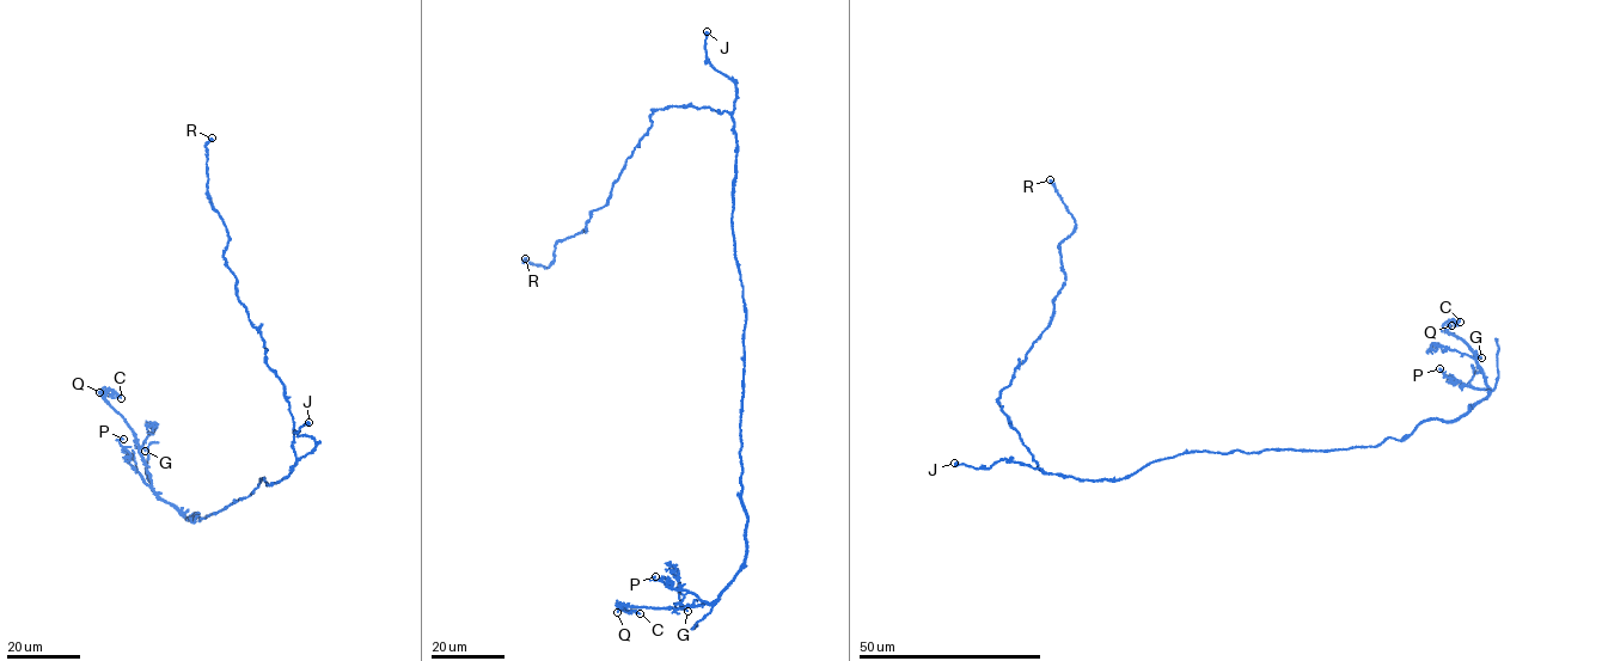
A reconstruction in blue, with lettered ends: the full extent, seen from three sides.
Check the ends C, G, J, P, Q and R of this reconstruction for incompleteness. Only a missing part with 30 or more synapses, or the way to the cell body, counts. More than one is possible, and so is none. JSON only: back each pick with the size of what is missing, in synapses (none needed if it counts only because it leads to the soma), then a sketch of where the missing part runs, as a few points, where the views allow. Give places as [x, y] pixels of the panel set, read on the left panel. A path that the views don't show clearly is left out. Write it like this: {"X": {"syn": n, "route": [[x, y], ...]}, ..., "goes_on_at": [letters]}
{"J": {"syn": 110, "route": [[309, 422], [298, 424], [289, 410], [179, 381], [146, 396], [109, 434], [81, 441], [90, 461], [114, 465]]}, "goes_on_at": ["J"]}

